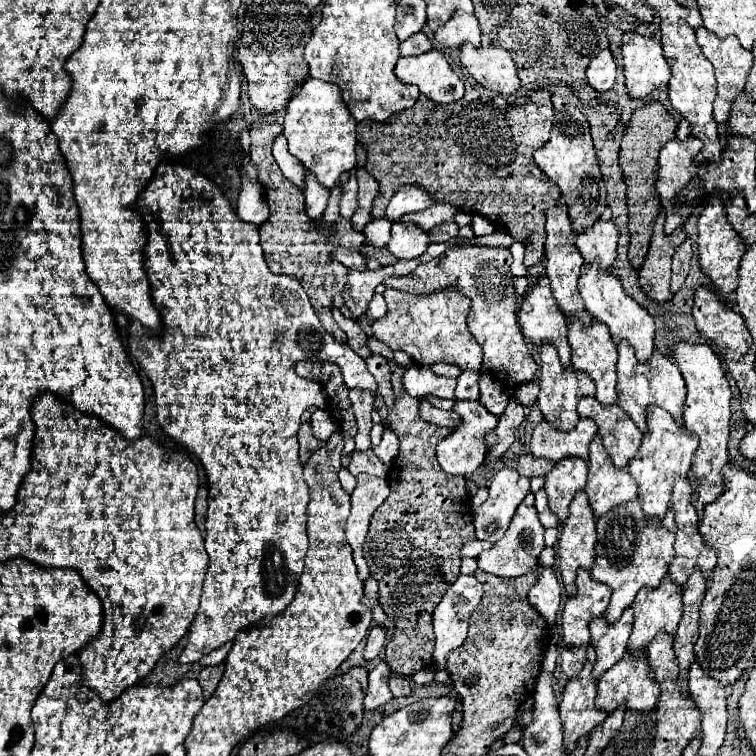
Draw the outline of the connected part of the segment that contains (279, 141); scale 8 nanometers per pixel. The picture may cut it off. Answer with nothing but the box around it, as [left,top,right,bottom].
[273,133,305,187]

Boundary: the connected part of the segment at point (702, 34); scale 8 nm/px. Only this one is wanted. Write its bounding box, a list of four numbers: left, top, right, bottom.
[697,27,753,123]

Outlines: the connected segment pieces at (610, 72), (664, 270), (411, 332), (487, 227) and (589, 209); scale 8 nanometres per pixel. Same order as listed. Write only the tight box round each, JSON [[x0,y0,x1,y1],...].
[[587,49,615,91],[639,211,687,303],[373,287,483,371],[471,215,495,237],[535,103,607,233]]

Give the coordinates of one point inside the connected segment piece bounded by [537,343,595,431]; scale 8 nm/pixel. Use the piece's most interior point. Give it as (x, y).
(561, 387)

